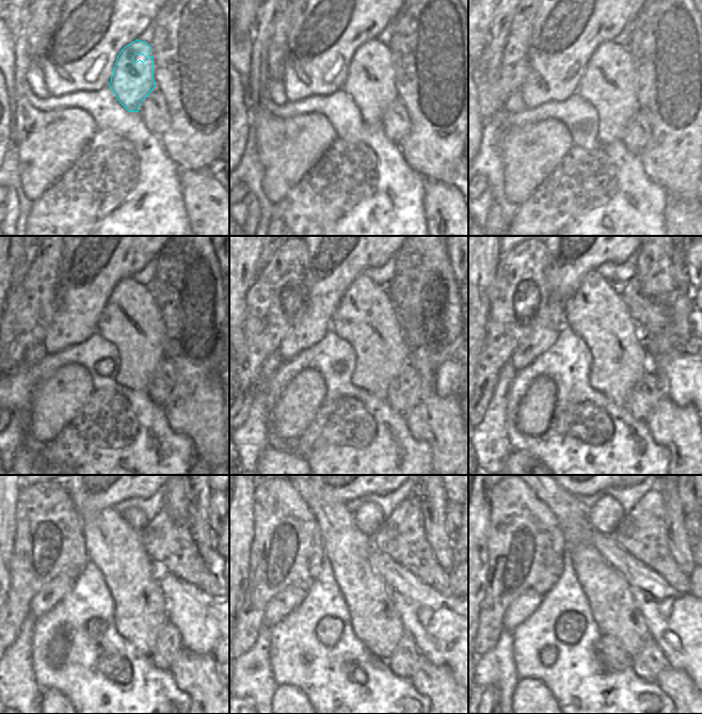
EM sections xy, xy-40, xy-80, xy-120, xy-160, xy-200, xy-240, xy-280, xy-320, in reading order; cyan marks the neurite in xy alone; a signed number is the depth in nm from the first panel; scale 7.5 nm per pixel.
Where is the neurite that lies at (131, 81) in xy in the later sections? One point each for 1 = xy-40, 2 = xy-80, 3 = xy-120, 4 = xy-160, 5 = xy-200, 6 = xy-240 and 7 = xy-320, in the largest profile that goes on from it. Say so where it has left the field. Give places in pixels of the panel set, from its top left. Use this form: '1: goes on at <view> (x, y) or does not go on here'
1: goes on at xy-40 (370, 82)
2: goes on at xy-80 (608, 83)
3: goes on at xy-120 (130, 319)
4: goes on at xy-160 (366, 317)
5: goes on at xy-200 (596, 312)
6: goes on at xy-240 (114, 548)
7: goes on at xy-320 (612, 607)

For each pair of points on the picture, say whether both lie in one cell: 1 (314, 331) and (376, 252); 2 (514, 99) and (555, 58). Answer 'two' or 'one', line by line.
1: one
2: two

